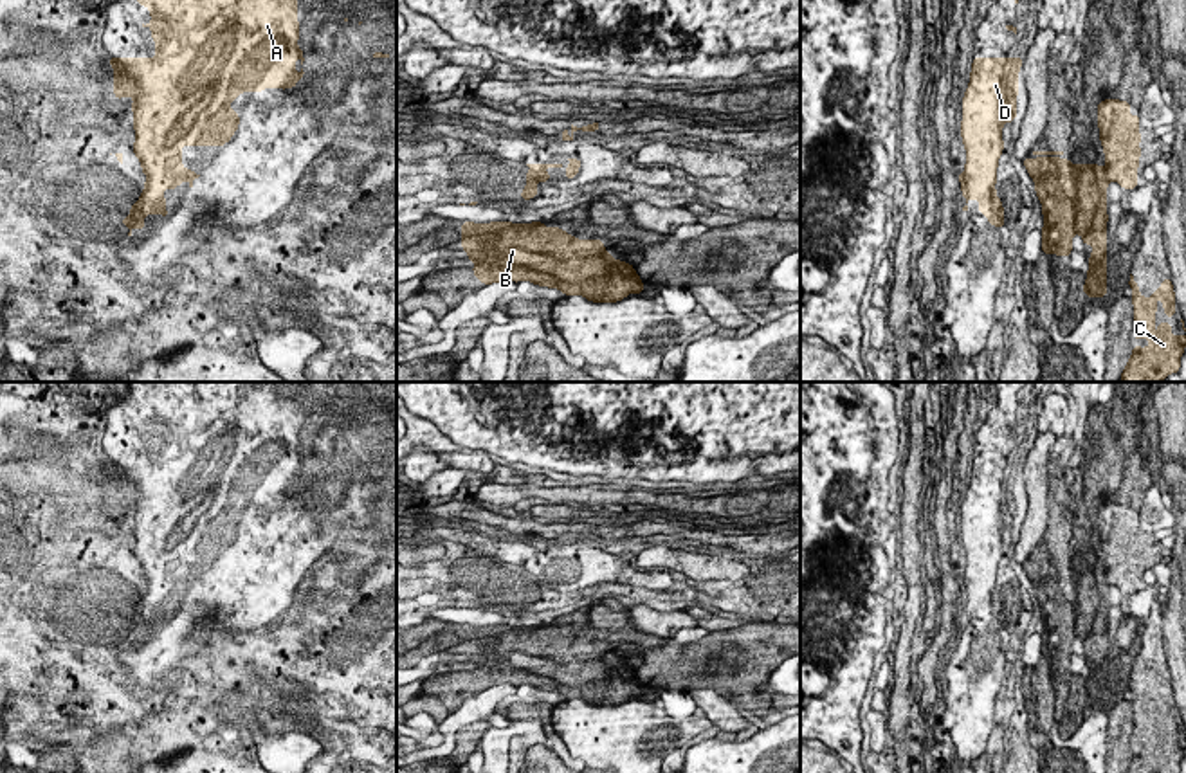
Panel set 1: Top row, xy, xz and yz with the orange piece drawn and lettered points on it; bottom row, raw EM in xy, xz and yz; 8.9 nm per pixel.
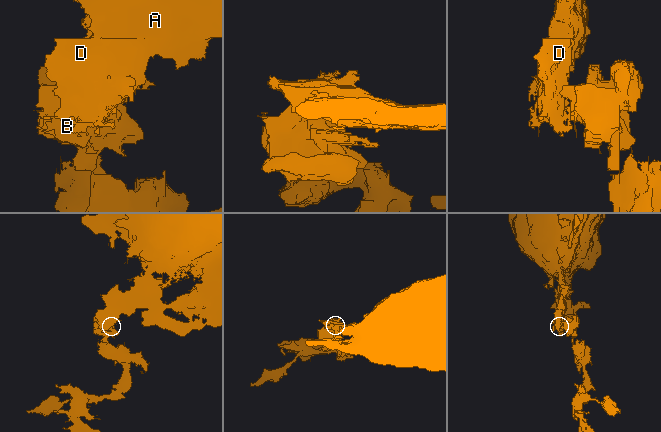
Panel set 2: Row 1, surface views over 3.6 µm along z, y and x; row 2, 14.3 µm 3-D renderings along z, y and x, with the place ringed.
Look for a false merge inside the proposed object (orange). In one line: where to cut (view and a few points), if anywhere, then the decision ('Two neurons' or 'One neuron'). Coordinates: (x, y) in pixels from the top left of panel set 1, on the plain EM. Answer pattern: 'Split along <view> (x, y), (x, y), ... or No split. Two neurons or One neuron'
Split along xz (529, 581), (547, 584). Two neurons

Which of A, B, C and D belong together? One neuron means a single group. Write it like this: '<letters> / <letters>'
A D / B C

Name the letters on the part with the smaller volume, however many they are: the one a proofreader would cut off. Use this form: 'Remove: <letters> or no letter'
Remove: B, C

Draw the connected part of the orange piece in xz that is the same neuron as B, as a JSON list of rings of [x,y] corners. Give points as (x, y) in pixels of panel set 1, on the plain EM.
[[[461,625],[461,654],[474,665],[472,676],[481,688],[499,685],[530,685],[532,688],[561,694],[566,701],[582,699],[591,706],[616,706],[629,697],[642,697],[643,685],[631,667],[615,663],[602,643],[579,643],[561,631],[543,625]]]

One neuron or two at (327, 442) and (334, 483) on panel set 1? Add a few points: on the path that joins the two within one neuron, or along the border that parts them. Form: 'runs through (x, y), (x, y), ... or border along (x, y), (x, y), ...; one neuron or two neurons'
runs through (336, 453), (343, 460), (343, 472); one neuron

